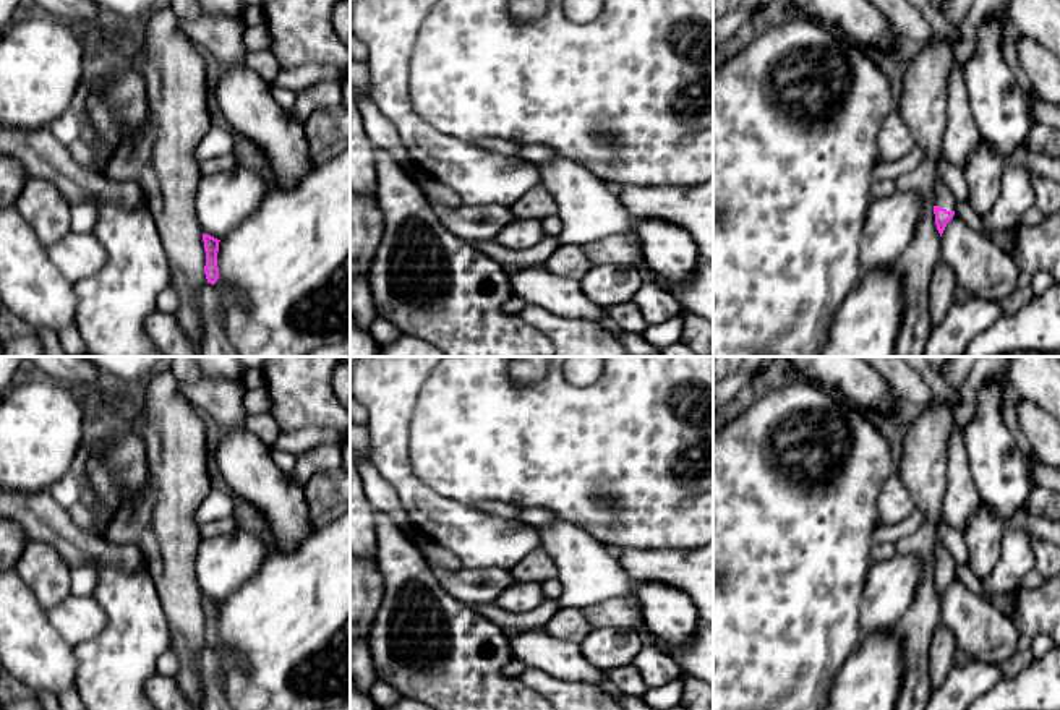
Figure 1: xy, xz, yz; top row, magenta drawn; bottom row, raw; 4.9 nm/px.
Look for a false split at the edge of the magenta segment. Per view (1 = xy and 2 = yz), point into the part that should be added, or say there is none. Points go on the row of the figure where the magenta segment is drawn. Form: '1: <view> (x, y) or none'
1: none
2: yz (944, 198)

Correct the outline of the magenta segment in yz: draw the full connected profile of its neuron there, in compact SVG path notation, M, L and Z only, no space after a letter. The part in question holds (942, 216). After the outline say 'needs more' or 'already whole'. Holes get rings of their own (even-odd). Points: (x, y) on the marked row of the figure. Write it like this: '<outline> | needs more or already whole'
M937 178L934 191L935 191L935 206L934 206L935 225L942 237L947 224L955 216L955 207L958 201L953 196L950 186L943 180Z | needs more

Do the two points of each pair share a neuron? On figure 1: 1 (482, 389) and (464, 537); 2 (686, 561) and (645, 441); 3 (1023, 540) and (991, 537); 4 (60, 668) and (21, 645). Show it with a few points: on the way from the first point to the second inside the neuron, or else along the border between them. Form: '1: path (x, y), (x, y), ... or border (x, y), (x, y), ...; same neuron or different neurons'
1: border (431, 488), (472, 506); different neurons
2: border (645, 547), (696, 548); different neurons
3: border (1005, 530), (997, 563), (987, 574); different neurons
4: path (51, 665), (31, 650); same neuron

